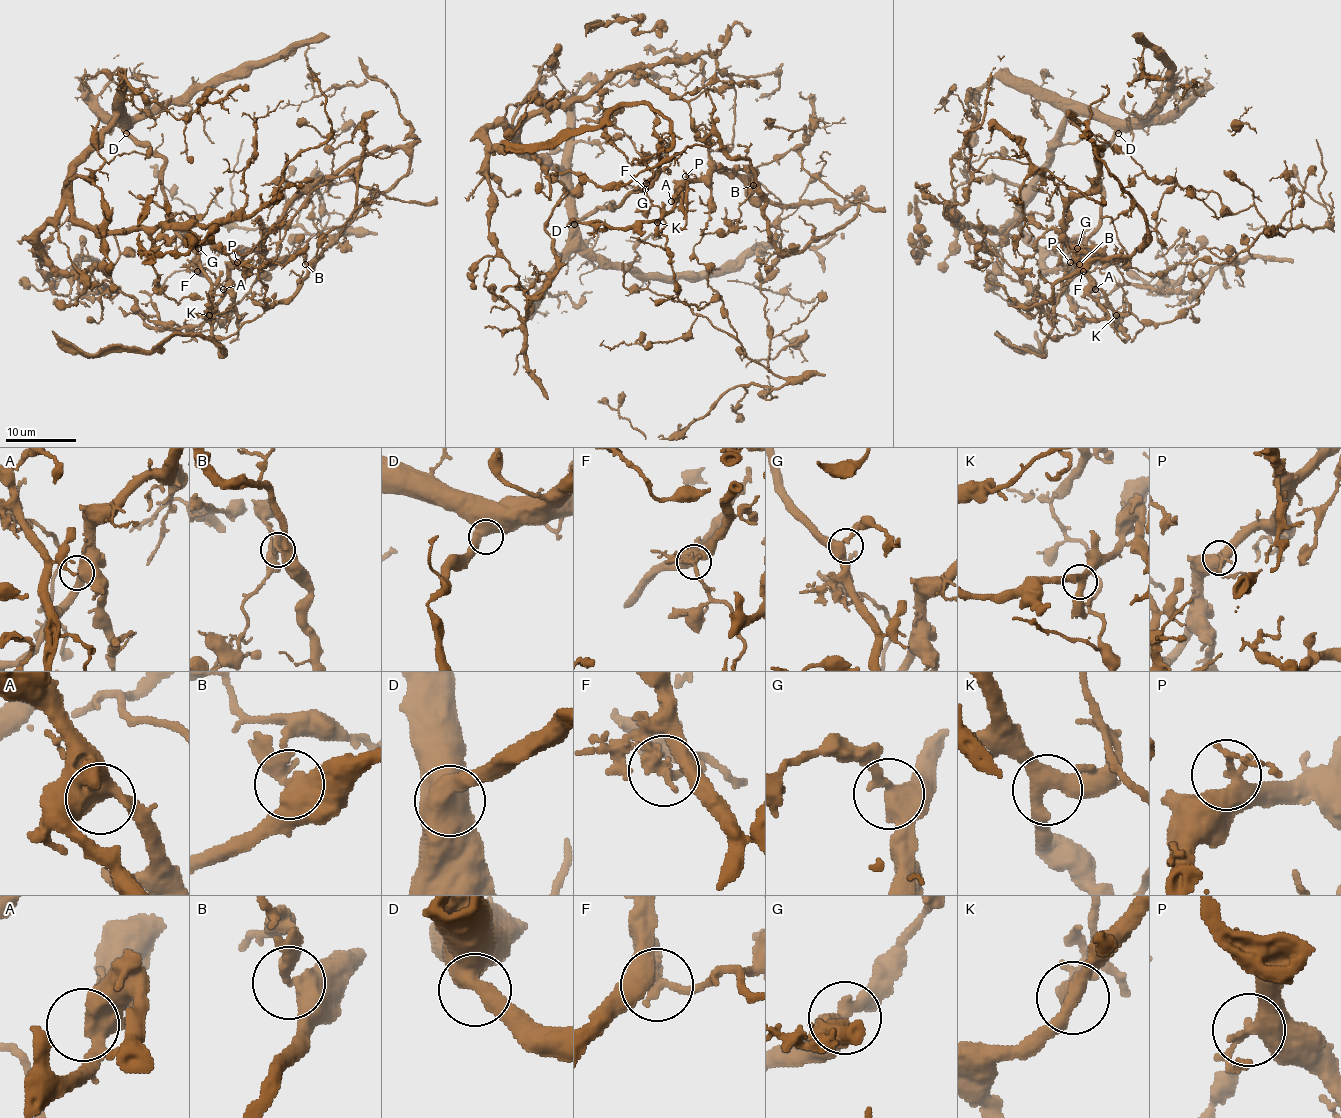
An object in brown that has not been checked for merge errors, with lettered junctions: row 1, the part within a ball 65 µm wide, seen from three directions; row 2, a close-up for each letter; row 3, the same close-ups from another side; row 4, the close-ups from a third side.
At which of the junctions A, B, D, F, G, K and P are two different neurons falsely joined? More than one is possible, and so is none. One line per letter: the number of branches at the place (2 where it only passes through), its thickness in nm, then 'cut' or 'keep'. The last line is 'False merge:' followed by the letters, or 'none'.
A: 2 | 500 nm | keep
B: 2 | 480 nm | cut
D: 2 | 550 nm | keep
F: 3 | 320 nm | cut
G: 3 | 440 nm | keep
K: 3 | 420 nm | keep
P: 3 | 320 nm | keep
False merge: B, F

